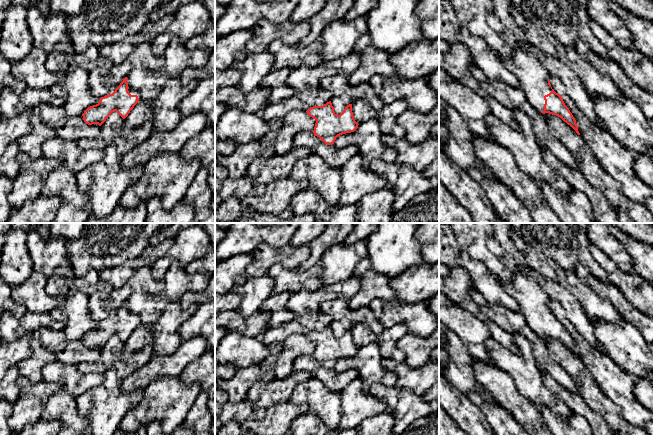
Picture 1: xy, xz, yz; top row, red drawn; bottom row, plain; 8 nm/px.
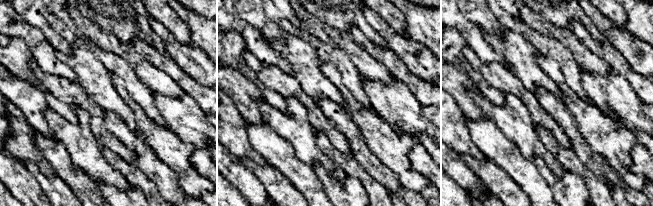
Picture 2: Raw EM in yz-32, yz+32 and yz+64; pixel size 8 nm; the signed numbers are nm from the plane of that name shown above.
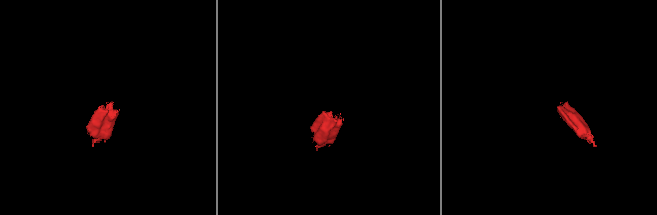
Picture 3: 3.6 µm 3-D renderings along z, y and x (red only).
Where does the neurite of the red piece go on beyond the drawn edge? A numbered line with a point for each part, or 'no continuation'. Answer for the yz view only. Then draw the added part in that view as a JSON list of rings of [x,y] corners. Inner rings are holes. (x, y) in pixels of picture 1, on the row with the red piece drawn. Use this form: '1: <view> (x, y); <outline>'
1: yz (533, 79); [[[523,48],[512,49],[510,57],[498,56],[505,67],[517,78],[519,88],[526,99],[537,111],[542,112],[545,104],[544,96],[552,92],[548,85],[550,76],[548,71],[532,53]]]

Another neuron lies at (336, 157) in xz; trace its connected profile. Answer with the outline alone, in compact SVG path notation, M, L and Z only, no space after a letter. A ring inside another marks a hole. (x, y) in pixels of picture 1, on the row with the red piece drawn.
M313 131L300 132L293 139L293 148L308 148L312 154L319 155L328 166L342 168L354 155L359 153L358 146L337 147L327 145Z

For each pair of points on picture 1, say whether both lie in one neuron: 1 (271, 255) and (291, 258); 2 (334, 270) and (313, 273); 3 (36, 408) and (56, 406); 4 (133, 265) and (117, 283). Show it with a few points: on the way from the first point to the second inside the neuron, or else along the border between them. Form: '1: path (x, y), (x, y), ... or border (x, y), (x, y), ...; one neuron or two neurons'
1: path (276, 256), (286, 256); one neuron
2: border (319, 263), (321, 268), (321, 286); two neurons
3: border (59, 388), (50, 396), (39, 417); two neurons
4: path (129, 269), (119, 279); one neuron

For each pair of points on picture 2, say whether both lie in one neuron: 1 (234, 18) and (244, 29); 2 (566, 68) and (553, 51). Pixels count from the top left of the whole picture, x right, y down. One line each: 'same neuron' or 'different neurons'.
1: same neuron
2: same neuron

